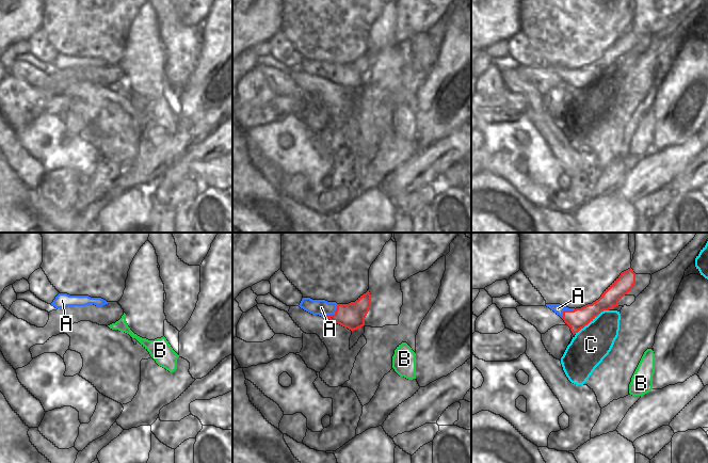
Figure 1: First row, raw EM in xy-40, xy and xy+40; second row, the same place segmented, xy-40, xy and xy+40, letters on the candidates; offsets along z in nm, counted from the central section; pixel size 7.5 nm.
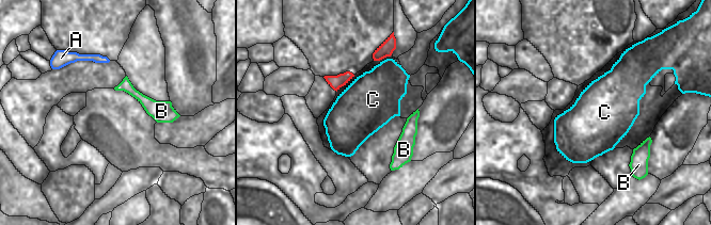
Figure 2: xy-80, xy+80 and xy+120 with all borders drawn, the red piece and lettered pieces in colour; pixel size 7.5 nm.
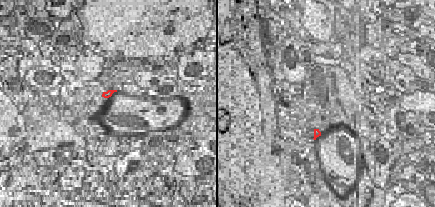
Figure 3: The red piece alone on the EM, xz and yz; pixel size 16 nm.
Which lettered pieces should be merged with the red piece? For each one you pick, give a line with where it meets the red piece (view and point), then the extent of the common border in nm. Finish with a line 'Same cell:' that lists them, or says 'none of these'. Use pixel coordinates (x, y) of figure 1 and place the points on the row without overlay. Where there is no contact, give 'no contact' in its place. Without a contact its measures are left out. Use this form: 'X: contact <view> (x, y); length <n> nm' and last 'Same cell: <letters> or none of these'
Same cell: none of these

